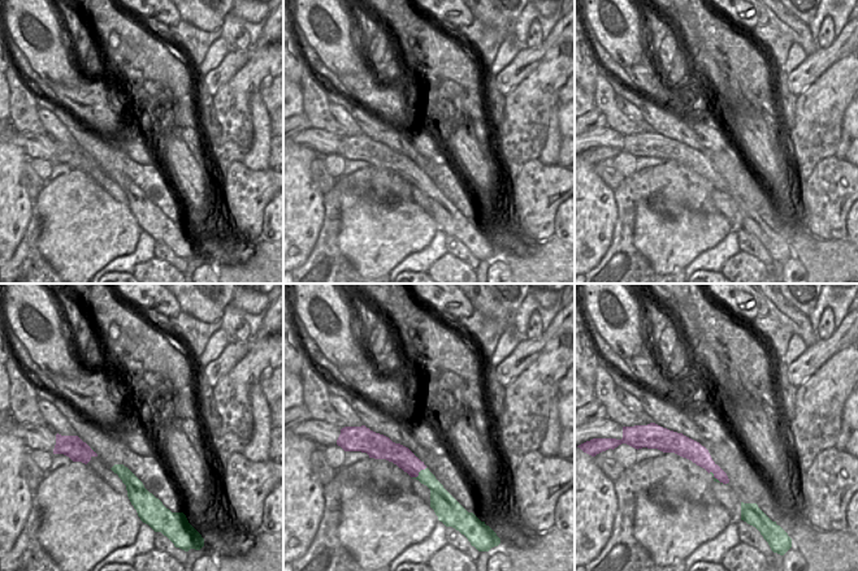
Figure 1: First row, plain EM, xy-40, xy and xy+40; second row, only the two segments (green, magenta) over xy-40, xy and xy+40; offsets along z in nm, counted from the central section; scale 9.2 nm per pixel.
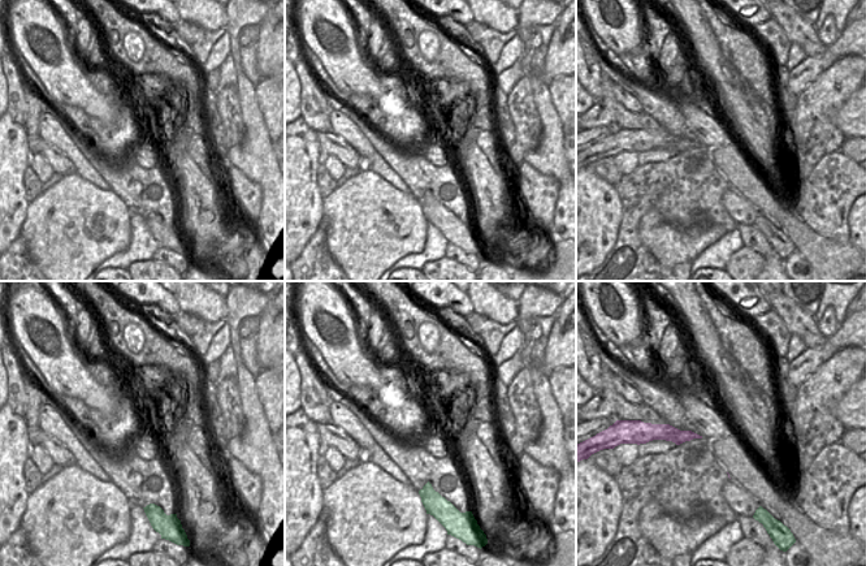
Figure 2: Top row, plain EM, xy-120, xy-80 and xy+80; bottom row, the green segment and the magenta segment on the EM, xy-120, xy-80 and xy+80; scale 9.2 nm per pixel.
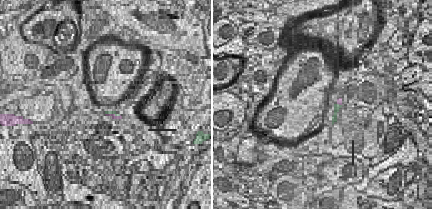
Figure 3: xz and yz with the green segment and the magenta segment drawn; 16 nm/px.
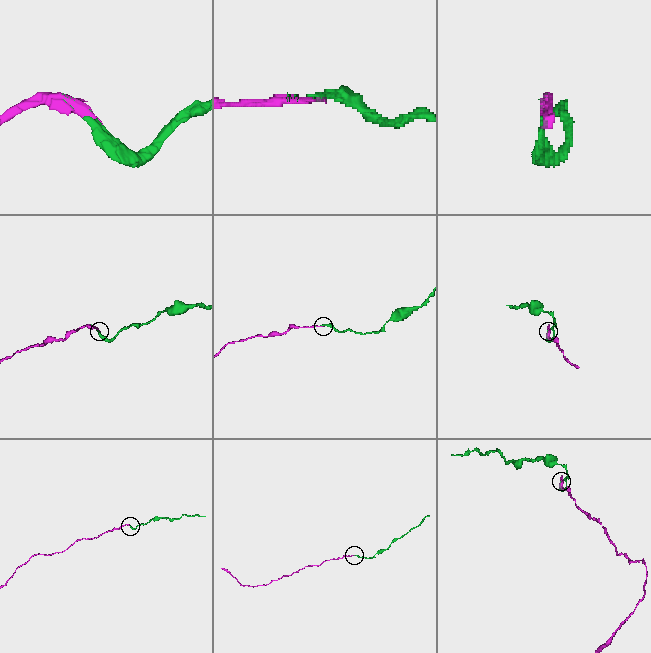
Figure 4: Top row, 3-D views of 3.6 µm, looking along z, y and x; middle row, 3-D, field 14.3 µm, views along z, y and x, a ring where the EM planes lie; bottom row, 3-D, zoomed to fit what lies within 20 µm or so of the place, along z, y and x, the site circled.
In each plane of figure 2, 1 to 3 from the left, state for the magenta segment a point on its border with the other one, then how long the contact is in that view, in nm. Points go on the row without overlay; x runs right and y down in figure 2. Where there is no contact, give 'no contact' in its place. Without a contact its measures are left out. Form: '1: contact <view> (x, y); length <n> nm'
1: no contact
2: no contact
3: no contact

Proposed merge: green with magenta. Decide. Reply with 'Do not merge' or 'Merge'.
Merge.

